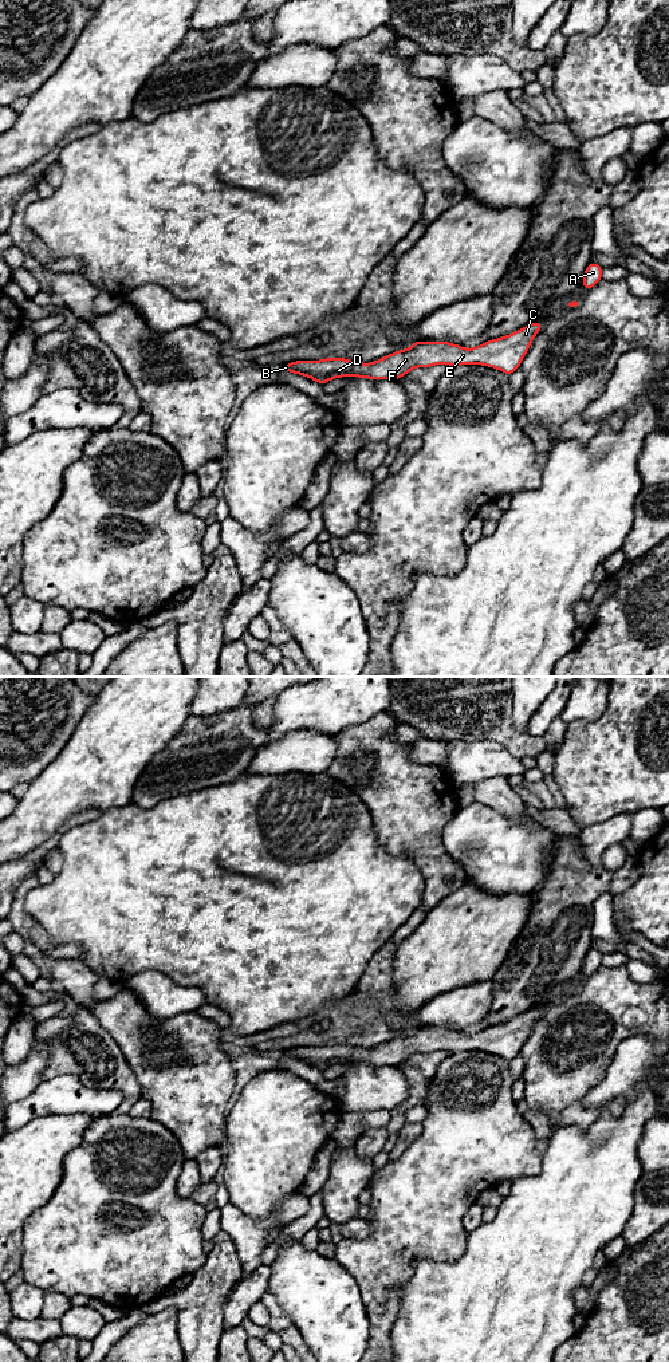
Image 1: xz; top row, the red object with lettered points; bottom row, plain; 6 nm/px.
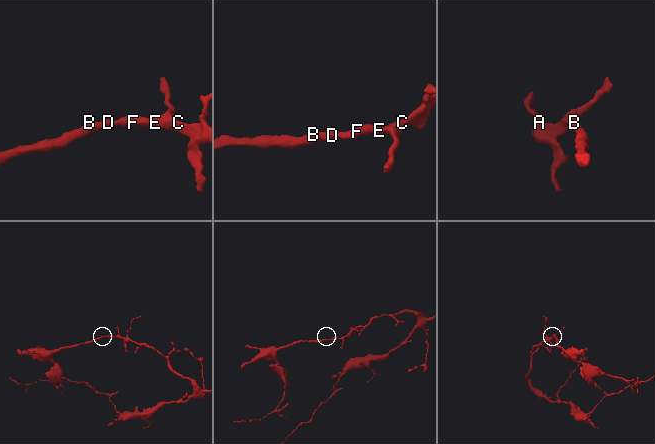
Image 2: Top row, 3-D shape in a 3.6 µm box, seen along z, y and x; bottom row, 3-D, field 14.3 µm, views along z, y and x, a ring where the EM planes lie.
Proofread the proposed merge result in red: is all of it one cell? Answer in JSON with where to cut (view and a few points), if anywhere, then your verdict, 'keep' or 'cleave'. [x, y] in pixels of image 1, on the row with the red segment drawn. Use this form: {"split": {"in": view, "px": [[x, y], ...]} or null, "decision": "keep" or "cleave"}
{"split": null, "decision": "keep"}

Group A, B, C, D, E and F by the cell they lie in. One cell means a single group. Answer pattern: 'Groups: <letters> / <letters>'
Groups: A B C D E F

